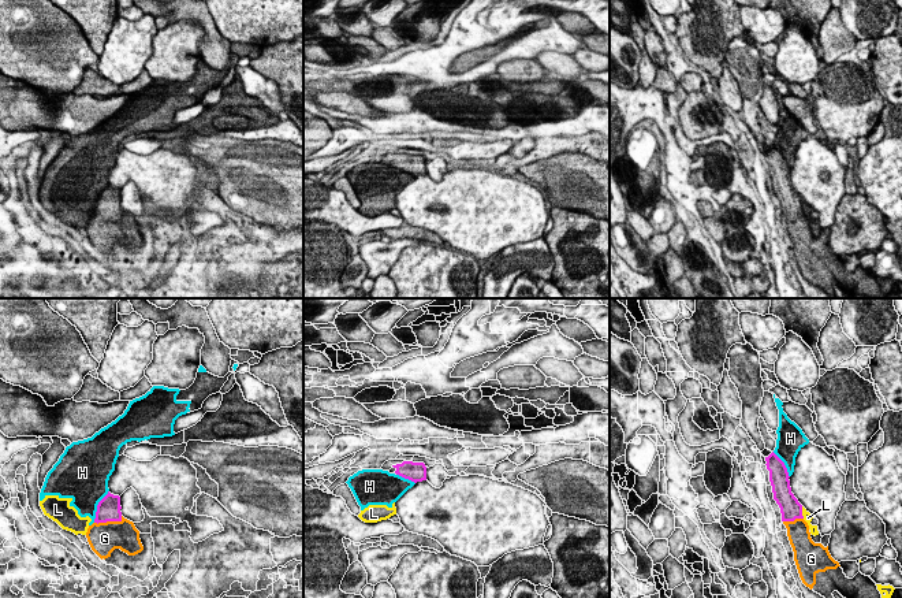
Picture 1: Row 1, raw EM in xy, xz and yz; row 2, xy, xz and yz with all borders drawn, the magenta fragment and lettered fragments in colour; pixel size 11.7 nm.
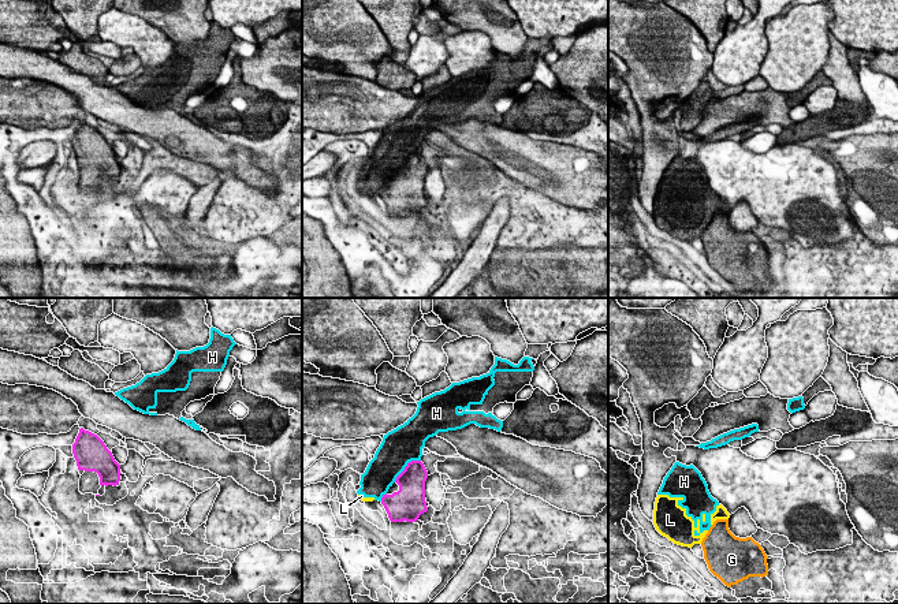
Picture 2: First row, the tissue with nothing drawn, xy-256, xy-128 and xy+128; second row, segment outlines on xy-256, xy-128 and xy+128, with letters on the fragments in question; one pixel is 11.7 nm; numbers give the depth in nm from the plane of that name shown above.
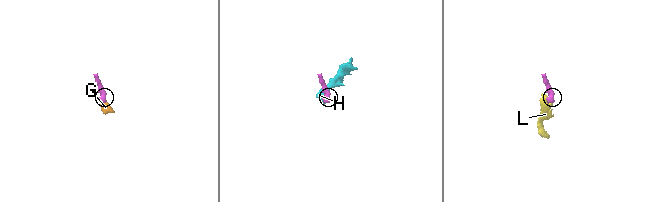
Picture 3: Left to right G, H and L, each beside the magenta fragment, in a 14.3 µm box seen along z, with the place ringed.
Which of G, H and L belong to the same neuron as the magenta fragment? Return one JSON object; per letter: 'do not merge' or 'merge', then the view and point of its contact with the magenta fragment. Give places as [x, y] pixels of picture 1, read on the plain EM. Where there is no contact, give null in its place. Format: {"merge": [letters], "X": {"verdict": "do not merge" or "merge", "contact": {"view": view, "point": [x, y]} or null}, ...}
{"merge": ["G"], "G": {"verdict": "merge", "contact": {"view": "xy", "point": [108, 214]}}, "H": {"verdict": "do not merge", "contact": {"view": "xy", "point": [97, 200]}}, "L": {"verdict": "do not merge", "contact": {"view": "yz", "point": [801, 205]}}}

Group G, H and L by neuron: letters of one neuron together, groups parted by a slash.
G / H L

